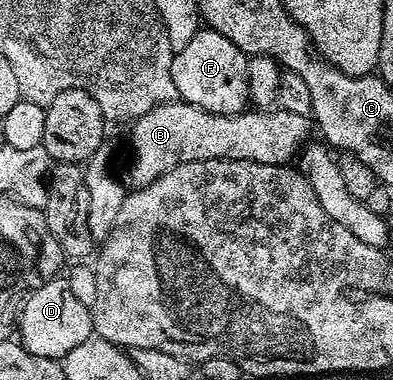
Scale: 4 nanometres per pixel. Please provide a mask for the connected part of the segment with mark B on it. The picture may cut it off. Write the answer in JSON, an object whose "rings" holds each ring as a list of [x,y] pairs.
{"rings":[[[174,102],[171,104],[157,104],[147,114],[132,121],[133,128],[133,165],[129,168],[130,185],[142,188],[155,178],[167,174],[177,164],[199,162],[200,160],[254,160],[264,164],[288,165],[289,160],[298,155],[306,144],[310,143],[310,117],[303,114],[291,114],[278,107],[276,110],[246,110],[238,116],[224,116],[211,114],[194,104]]]}

